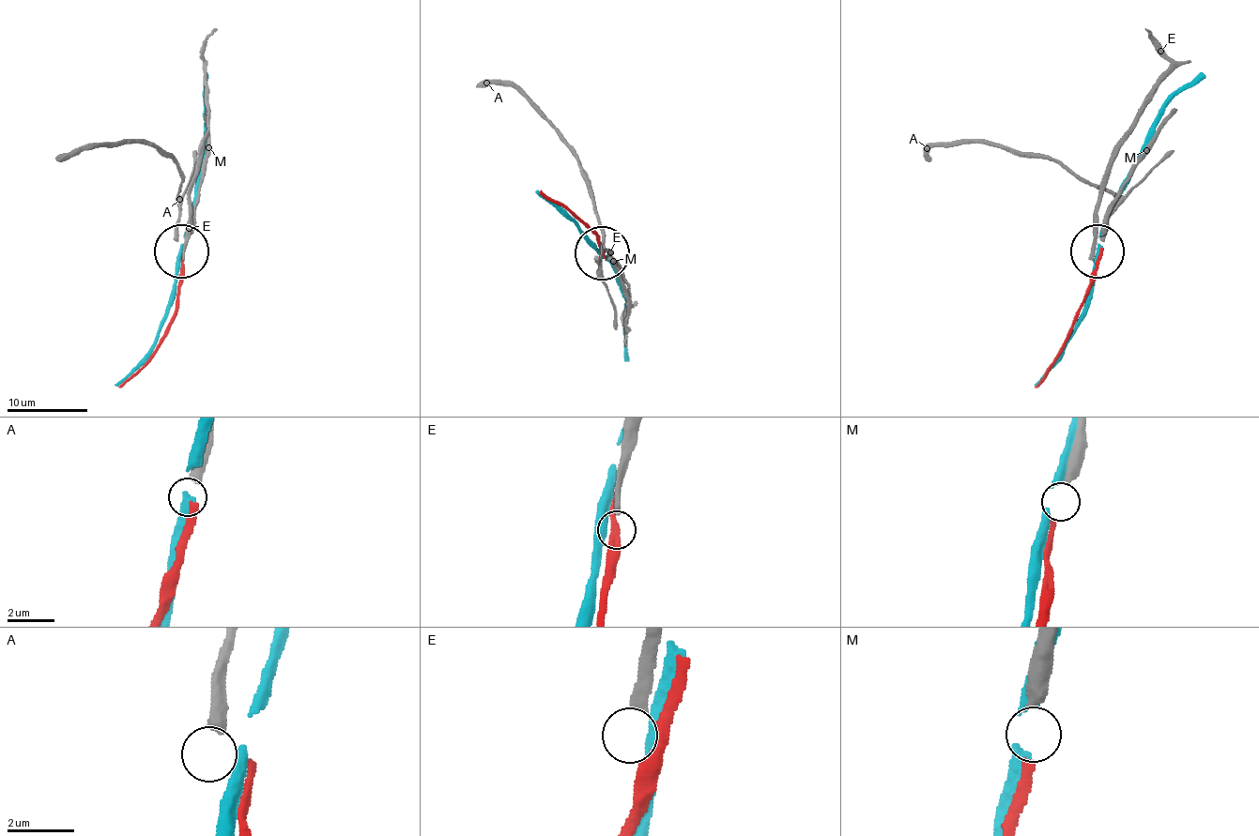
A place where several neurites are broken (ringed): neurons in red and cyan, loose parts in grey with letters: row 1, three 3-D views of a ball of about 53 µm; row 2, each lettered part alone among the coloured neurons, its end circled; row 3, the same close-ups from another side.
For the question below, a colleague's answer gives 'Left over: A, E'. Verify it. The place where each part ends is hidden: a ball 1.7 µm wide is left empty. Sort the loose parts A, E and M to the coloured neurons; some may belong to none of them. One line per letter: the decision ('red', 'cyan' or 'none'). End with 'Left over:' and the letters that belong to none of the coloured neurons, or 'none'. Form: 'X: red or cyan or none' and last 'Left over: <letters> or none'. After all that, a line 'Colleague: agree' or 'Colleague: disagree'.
A: none
E: none
M: red
Left over: A, E
Colleague: agree

